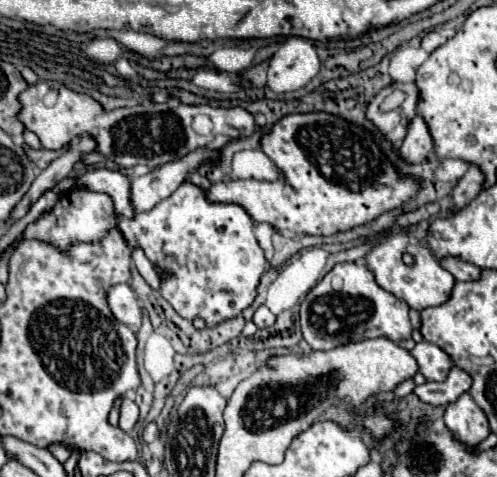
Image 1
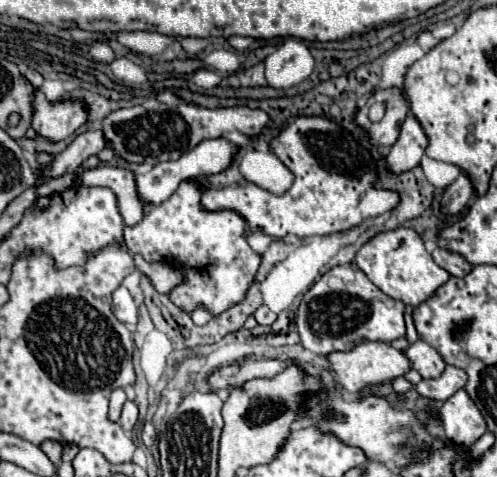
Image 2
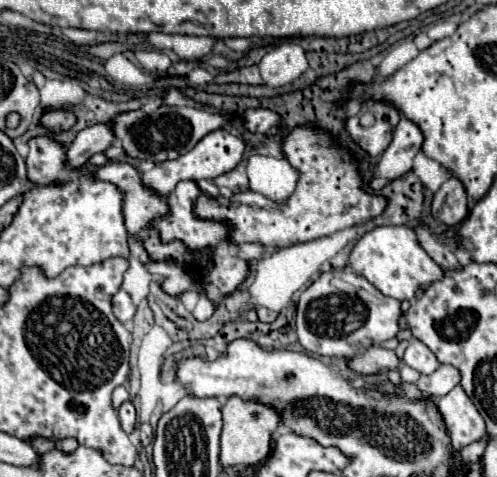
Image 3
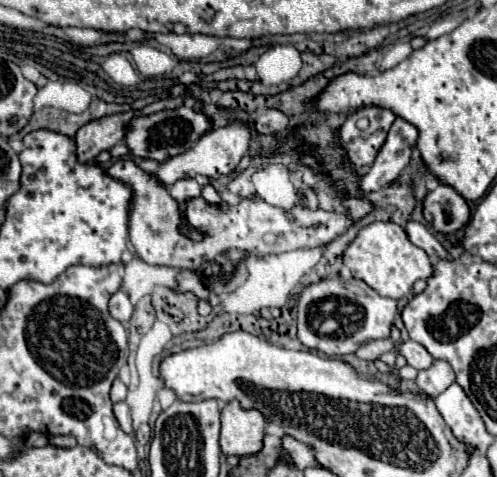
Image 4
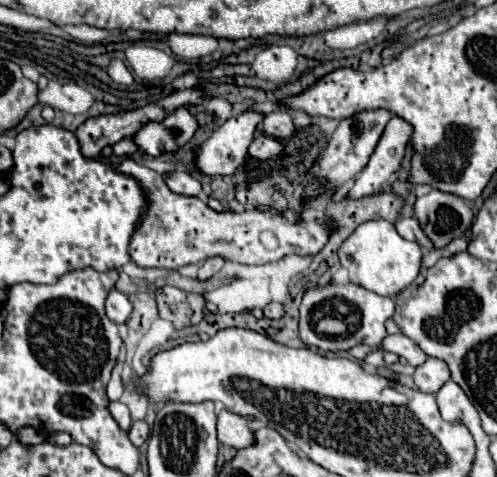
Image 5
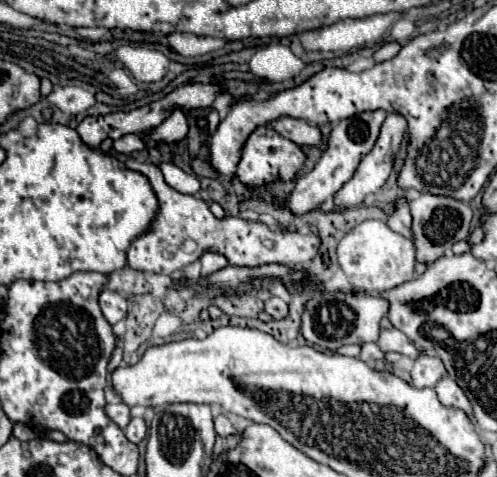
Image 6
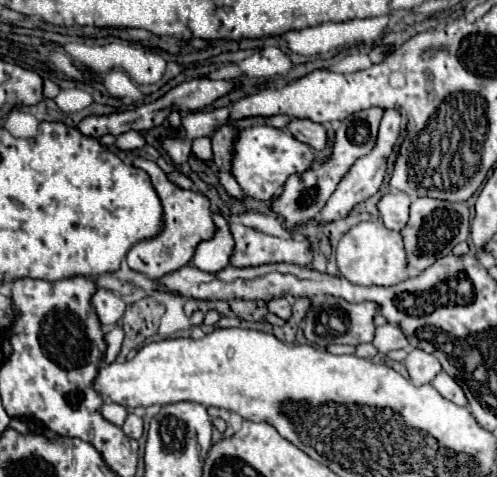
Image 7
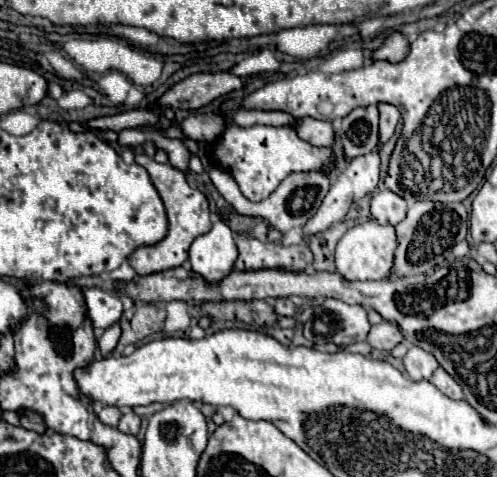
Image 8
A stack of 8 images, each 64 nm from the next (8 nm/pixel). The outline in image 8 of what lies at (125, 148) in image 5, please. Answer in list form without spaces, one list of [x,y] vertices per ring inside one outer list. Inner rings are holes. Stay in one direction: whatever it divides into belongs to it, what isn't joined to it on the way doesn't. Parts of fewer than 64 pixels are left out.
[[[128,128],[128,130],[122,130],[120,132],[120,144],[122,146],[138,146],[146,140],[144,132],[138,130],[138,128]]]

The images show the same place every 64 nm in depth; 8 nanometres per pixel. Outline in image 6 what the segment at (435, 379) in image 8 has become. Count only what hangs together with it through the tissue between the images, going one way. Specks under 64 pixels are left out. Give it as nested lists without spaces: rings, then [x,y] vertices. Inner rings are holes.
[[[442,376],[434,390],[436,390],[436,394],[438,394],[438,398],[444,406],[462,408],[464,412],[468,412],[468,416],[472,416],[472,406],[468,404],[466,394],[462,392],[462,388],[450,376]]]

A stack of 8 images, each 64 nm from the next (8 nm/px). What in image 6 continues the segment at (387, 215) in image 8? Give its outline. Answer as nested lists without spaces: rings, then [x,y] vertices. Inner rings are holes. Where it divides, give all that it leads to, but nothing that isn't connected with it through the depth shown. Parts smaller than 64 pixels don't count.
[[[398,198],[398,200],[394,200],[394,210],[392,210],[392,214],[388,216],[386,224],[388,224],[394,232],[402,234],[404,238],[412,238],[412,232],[410,232],[412,216],[410,216],[408,200],[406,200],[406,198]]]

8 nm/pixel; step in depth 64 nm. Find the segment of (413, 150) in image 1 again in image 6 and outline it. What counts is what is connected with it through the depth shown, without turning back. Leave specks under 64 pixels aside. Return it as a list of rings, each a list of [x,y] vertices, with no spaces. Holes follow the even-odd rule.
[[[396,112],[388,114],[386,120],[384,120],[384,124],[382,124],[382,128],[380,128],[380,136],[378,136],[378,140],[376,140],[376,146],[372,148],[370,154],[366,154],[366,156],[362,158],[362,162],[358,164],[354,176],[336,192],[336,196],[334,196],[334,208],[332,208],[334,212],[344,212],[344,210],[348,210],[348,208],[358,206],[366,196],[374,194],[376,188],[382,188],[382,186],[384,186],[384,182],[386,182],[388,176],[390,176],[392,160],[394,160],[394,154],[396,154],[398,148],[400,148],[400,142],[402,142],[404,132],[406,132],[406,120],[404,120],[400,114],[396,114]]]

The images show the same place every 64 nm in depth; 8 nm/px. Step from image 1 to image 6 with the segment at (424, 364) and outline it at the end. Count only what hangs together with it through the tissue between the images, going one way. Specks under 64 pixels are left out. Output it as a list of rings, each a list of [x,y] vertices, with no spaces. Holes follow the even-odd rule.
[[[384,328],[380,332],[380,338],[378,338],[376,344],[382,352],[400,352],[400,354],[412,358],[412,360],[418,356],[416,346],[396,328]]]

